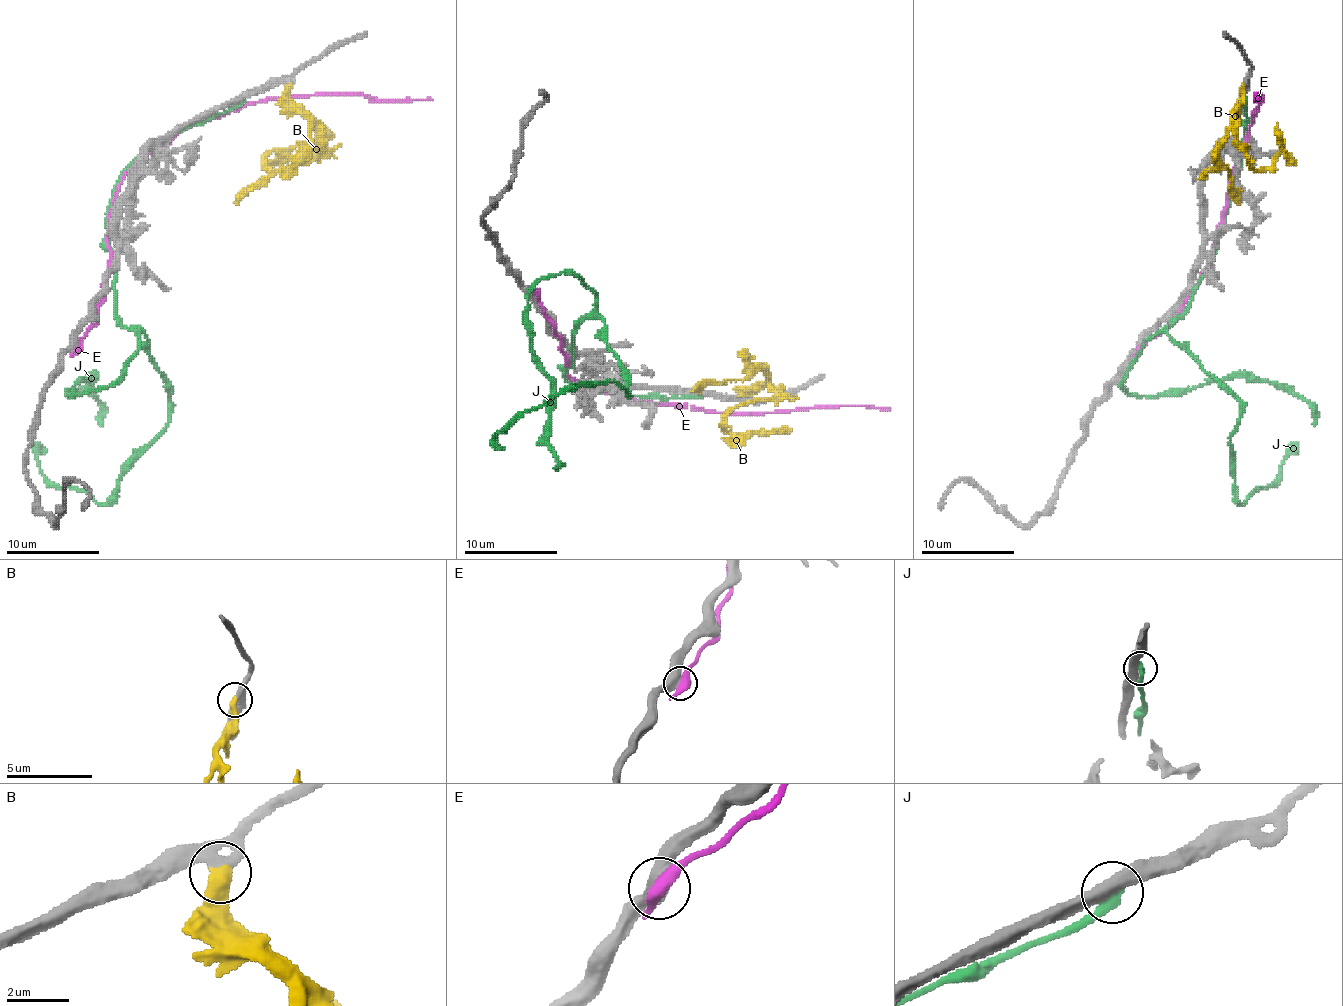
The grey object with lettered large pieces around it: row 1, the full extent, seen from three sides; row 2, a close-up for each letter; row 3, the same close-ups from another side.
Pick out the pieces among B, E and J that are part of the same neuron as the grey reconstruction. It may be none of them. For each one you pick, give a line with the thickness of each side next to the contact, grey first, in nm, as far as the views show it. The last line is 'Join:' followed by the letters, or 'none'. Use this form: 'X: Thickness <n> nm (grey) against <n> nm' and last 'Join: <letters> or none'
B: Thickness 320 nm (grey) against 500 nm
Join: B

